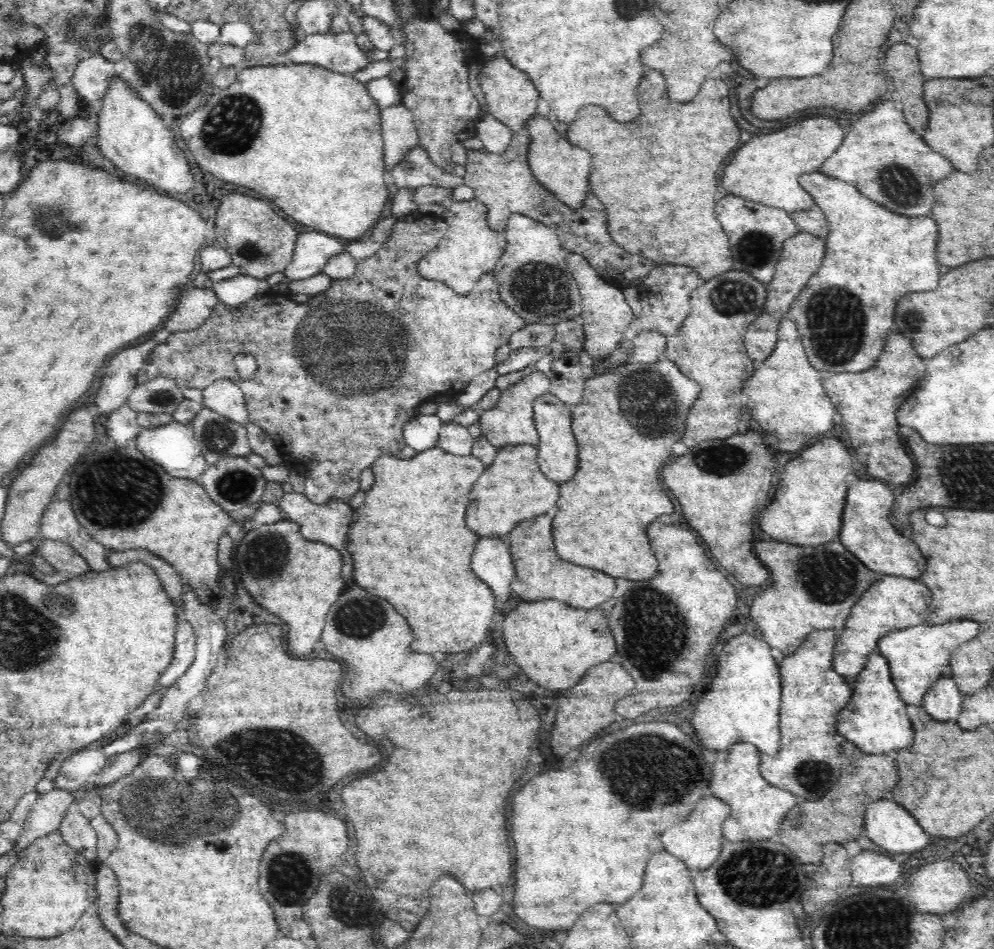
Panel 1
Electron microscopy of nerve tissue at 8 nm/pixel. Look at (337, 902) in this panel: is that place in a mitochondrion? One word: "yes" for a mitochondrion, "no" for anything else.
yes

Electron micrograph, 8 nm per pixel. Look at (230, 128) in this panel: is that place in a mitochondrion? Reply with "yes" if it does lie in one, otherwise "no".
yes

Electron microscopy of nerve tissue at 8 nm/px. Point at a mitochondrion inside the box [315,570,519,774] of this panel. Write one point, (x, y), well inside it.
(360, 618)

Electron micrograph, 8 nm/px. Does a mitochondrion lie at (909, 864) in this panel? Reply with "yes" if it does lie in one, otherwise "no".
no

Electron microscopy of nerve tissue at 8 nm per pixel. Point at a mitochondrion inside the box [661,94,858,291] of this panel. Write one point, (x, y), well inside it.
(756, 249)

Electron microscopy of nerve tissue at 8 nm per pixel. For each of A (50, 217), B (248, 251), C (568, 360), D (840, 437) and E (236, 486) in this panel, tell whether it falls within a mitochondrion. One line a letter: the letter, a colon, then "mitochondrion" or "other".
A: mitochondrion
B: mitochondrion
C: other
D: other
E: mitochondrion

